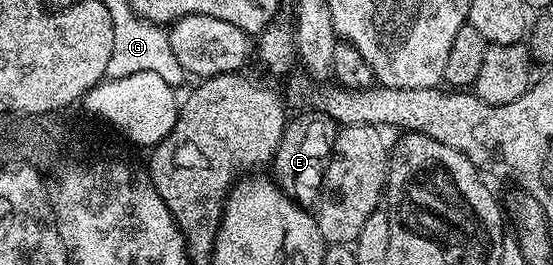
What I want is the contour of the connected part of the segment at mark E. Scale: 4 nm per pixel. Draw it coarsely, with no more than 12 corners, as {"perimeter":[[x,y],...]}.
{"perimeter":[[325,112],[292,115],[273,179],[311,210],[319,203],[337,125]]}

